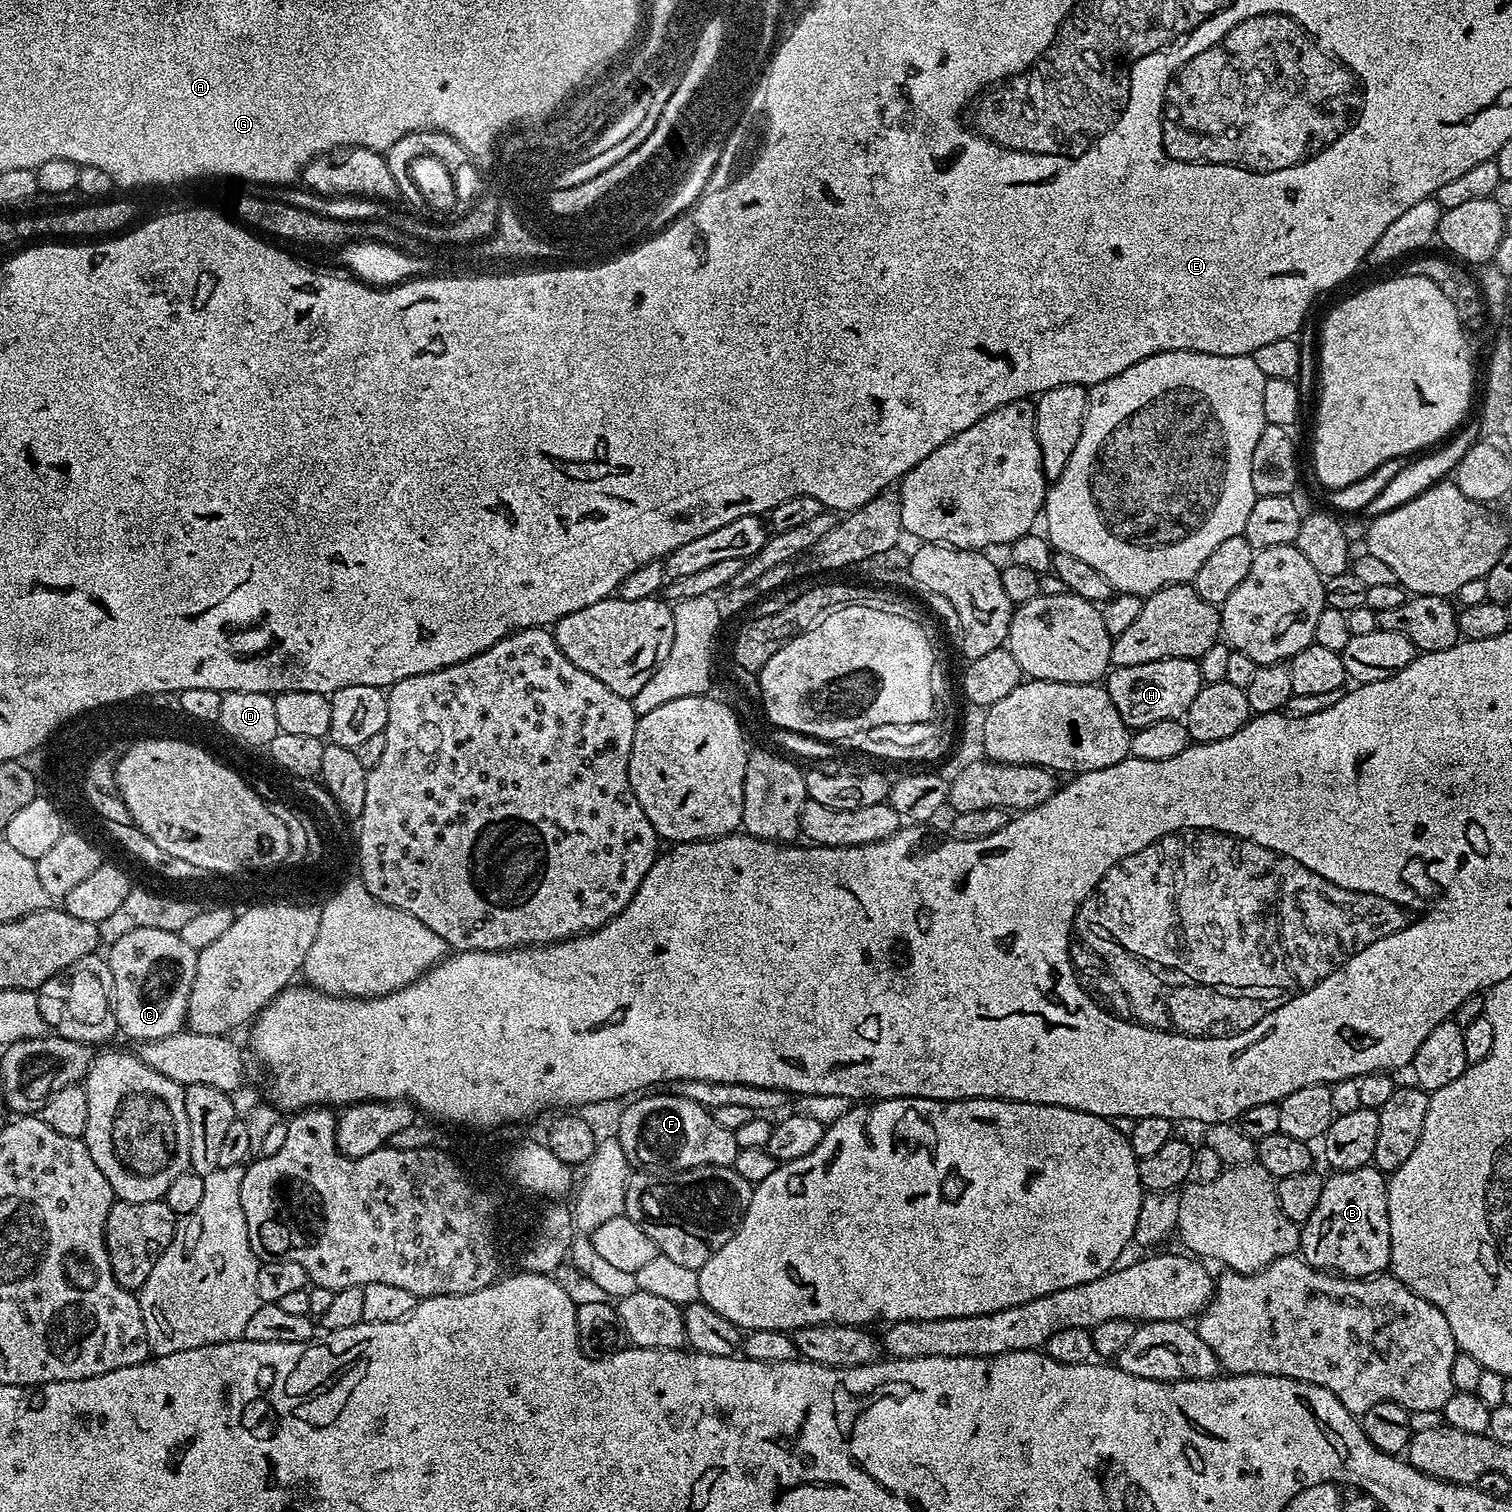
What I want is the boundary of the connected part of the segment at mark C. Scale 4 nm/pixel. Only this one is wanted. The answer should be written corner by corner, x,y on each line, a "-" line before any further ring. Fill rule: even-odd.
130,930
106,952
112,975
114,1020
132,1042
157,1040
181,1031
188,1015
188,995
194,986
197,949
186,946
179,932

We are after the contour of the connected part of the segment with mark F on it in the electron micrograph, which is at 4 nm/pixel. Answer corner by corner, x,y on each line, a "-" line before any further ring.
672,1090
641,1095
621,1110
614,1138
622,1146
622,1154
626,1154
629,1165
648,1174
685,1172
703,1164
732,1166
738,1151
735,1132
718,1126
711,1111
698,1102
690,1102
690,1098
668,1091

